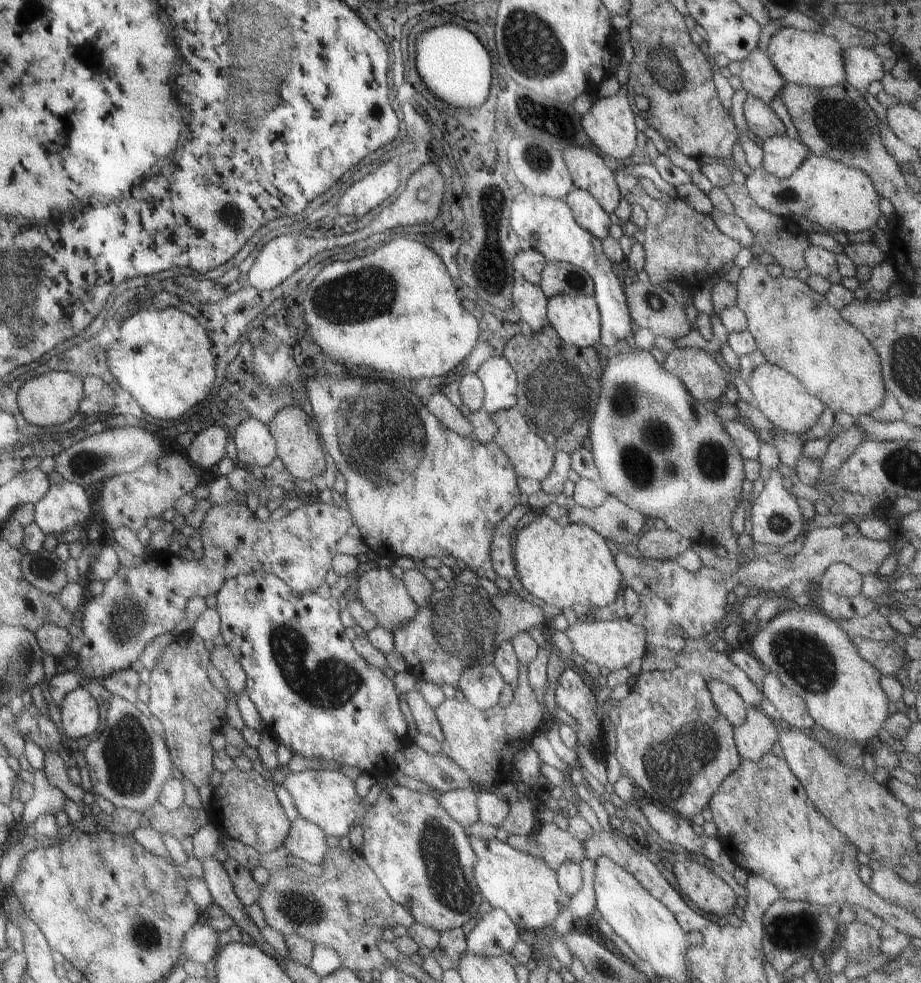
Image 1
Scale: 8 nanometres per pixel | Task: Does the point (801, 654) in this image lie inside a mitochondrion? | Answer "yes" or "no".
yes

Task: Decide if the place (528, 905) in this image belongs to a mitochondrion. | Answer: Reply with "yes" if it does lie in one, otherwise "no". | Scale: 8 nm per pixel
no

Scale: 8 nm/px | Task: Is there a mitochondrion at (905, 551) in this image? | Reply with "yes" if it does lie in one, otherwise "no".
no

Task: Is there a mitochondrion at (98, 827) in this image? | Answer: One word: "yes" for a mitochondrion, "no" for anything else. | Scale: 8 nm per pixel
no

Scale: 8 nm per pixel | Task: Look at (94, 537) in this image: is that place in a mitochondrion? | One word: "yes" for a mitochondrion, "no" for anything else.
no

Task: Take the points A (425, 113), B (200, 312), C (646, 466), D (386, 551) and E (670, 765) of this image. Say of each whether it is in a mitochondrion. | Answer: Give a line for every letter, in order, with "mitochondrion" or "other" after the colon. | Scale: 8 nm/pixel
A: other
B: other
C: mitochondrion
D: other
E: mitochondrion

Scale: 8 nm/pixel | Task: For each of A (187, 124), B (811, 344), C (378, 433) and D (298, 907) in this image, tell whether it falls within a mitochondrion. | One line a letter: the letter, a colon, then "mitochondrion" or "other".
A: other
B: mitochondrion
C: mitochondrion
D: mitochondrion

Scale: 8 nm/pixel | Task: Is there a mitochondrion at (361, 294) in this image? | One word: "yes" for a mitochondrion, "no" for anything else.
yes

